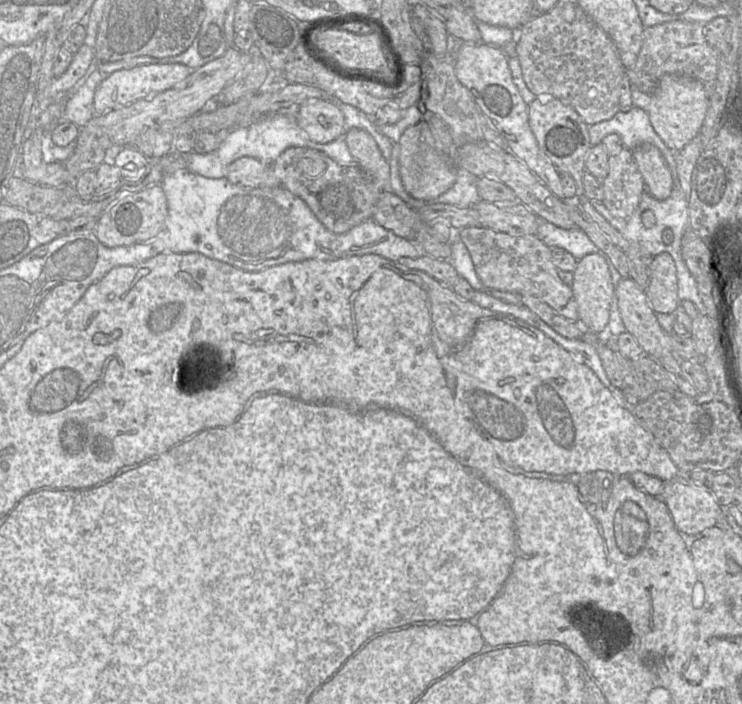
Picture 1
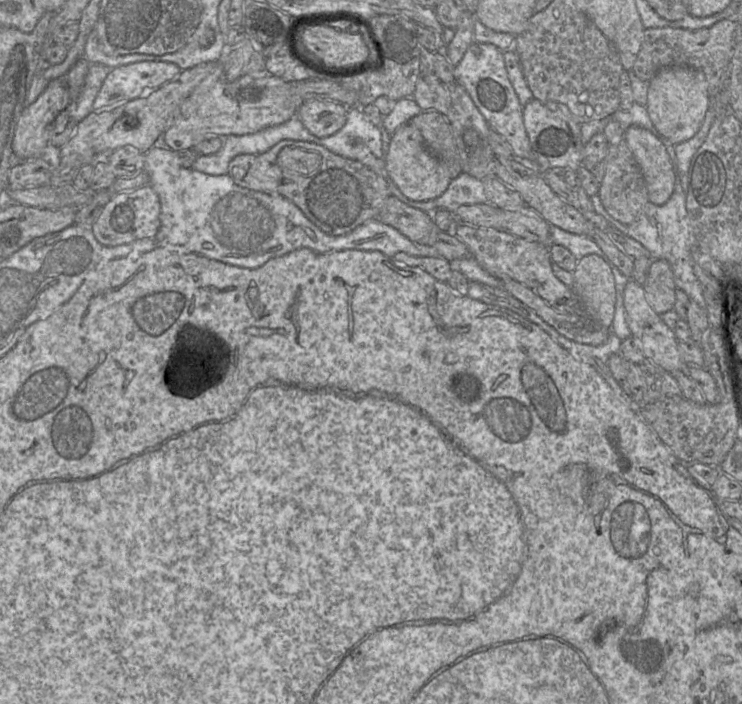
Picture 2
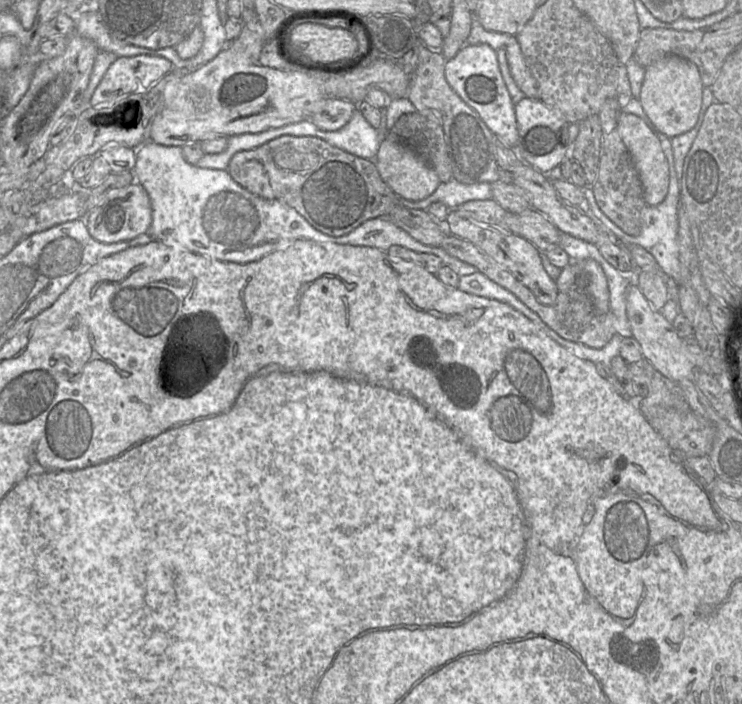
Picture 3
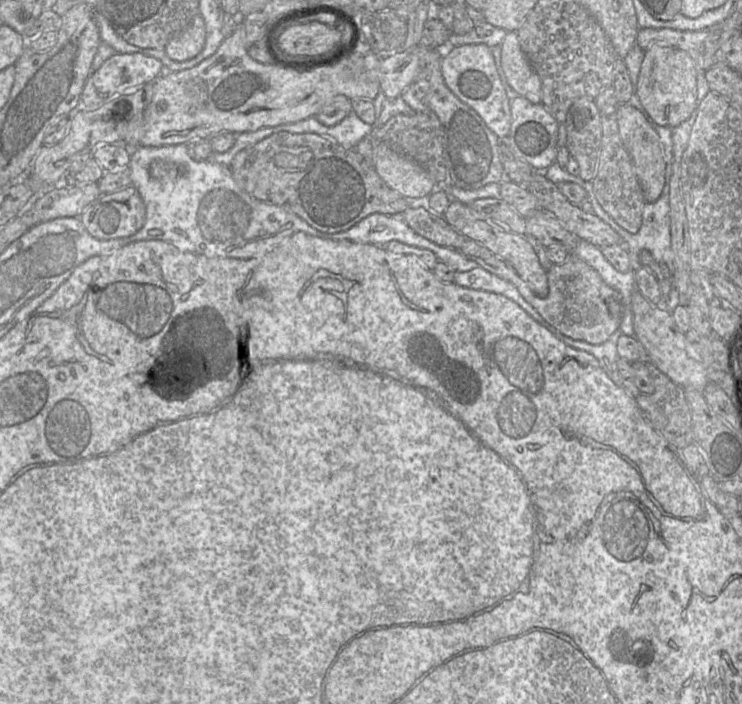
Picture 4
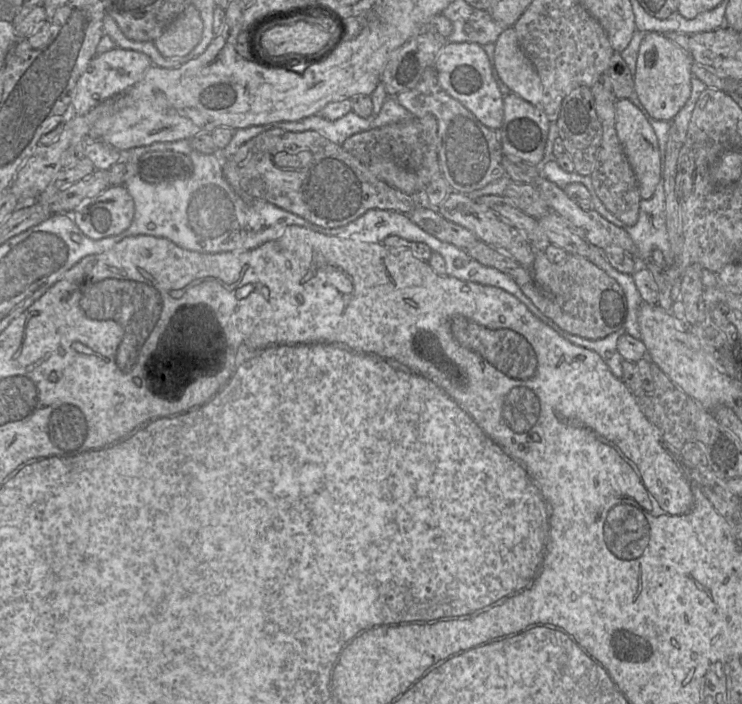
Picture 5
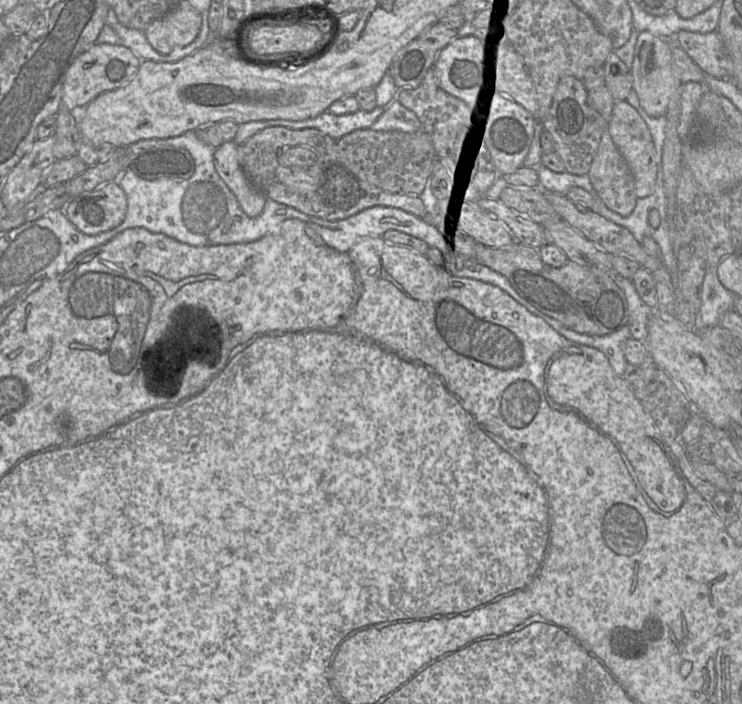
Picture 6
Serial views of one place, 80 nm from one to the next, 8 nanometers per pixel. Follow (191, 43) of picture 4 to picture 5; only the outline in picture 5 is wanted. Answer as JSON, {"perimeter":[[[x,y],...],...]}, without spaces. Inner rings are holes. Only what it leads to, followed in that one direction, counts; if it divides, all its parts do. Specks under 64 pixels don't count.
{"perimeter":[[[191,3],[154,41],[154,45],[165,57],[186,56],[200,42],[203,27],[201,15]]]}

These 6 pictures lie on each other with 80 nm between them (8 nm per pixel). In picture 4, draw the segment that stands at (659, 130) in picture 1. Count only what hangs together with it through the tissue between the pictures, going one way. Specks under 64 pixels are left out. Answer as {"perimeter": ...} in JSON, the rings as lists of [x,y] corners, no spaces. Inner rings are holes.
{"perimeter":[[[652,45],[644,52],[635,92],[656,124],[674,128],[687,120],[695,109],[696,81],[697,69],[687,52],[669,46]]]}

